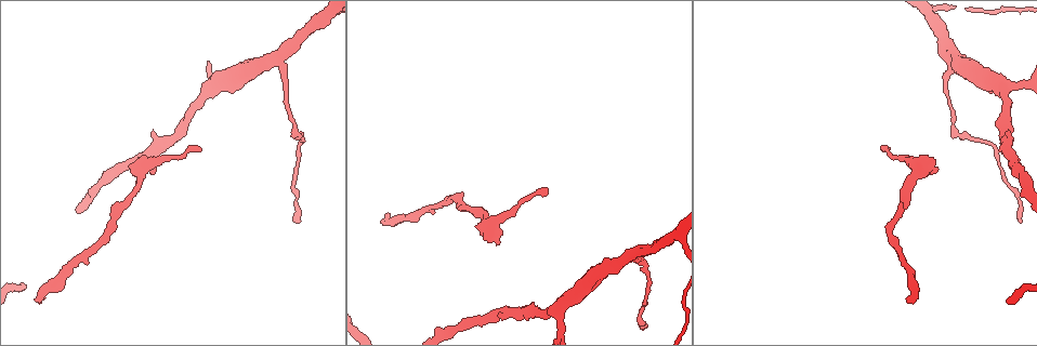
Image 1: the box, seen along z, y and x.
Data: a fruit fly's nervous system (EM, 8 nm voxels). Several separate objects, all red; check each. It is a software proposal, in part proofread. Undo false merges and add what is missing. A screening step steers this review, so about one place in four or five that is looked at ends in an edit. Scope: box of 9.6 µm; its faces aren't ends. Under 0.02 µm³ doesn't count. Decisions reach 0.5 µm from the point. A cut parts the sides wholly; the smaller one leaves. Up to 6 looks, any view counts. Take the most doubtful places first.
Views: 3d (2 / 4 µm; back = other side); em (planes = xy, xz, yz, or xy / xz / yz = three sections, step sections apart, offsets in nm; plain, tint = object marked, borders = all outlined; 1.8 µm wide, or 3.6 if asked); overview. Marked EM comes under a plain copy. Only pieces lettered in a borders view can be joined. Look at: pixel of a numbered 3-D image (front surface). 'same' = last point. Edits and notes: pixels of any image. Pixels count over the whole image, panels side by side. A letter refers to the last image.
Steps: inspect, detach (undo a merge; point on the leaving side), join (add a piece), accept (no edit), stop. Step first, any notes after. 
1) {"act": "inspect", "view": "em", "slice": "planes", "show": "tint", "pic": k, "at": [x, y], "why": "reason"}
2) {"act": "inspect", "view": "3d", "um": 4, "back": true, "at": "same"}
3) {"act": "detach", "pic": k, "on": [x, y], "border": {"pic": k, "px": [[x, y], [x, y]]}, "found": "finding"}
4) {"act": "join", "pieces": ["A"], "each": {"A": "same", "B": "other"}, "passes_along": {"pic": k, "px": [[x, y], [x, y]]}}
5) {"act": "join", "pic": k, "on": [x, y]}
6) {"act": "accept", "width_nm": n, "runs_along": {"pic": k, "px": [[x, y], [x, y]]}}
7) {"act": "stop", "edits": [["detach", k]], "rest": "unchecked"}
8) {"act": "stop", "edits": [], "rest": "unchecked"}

{"act": "inspect", "view": "3d", "um": 4, "pic": 1, "at": [387, 219], "why": "long arm stops here"}

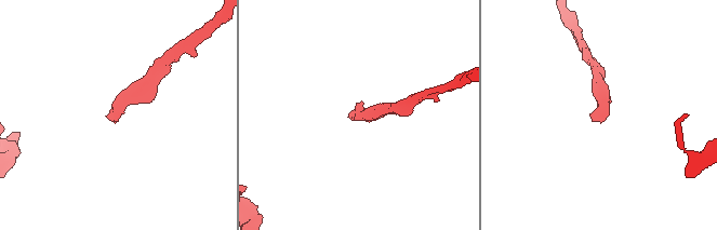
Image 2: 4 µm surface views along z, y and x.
{"act": "inspect", "view": "em", "slice": "planes", "show": "borders", "pic": 2, "at": [355, 110], "why": "shape alone is not enough"}

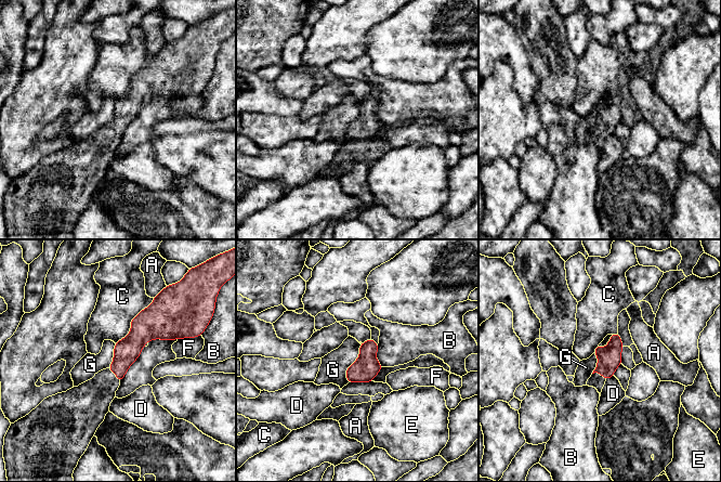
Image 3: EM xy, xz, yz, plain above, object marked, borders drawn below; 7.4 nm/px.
{"act": "accept", "each": {"A": "other", "B": "other", "C": "other", "D": "other", "E": "other", "F": "other", "G": "other"}, "border": {"pic": 3, "px": [[361, 344], [346, 369], [348, 381]]}, "found": "no lettered piece goes on from it"}

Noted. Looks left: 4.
{"act": "inspect", "view": "em", "slice": "planes", "show": "tint", "pic": 1, "at": [296, 136], "why": "sharp bend"}

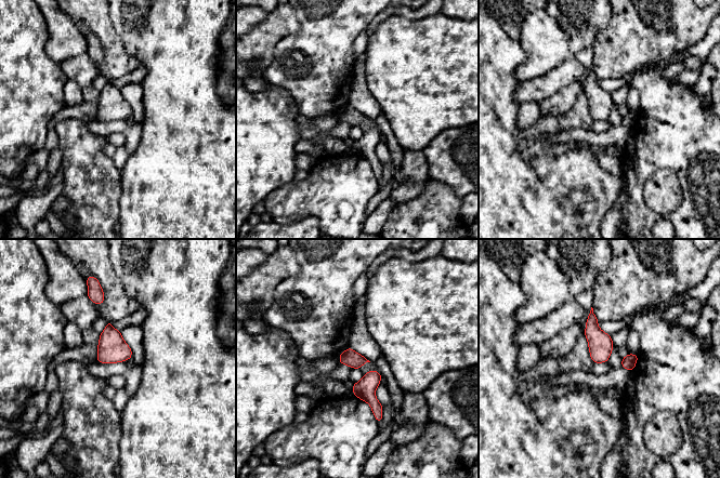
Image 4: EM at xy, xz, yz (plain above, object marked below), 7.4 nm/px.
{"act": "inspect", "view": "em", "slice": "planes", "show": "borders", "at": "same"}

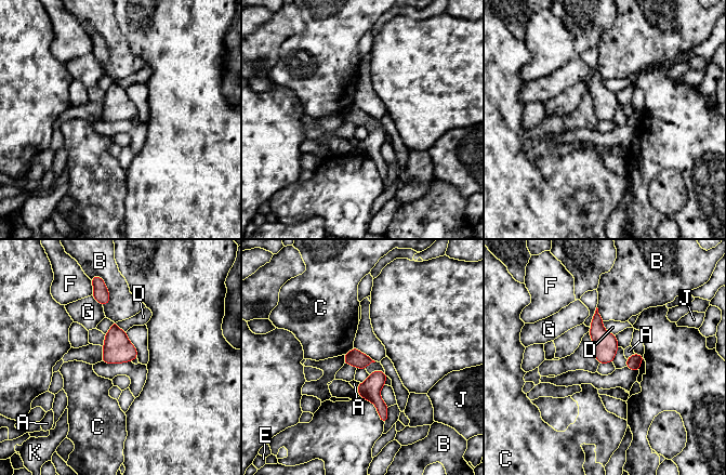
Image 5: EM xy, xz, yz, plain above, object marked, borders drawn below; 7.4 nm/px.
{"act": "accept", "longest_contact_nm": ["D", 150], "each": {"A": "other", "B": "other", "C": "other", "D": "other", "E": "other", "F": "other", "G": "other", "J": "other", "K": "other"}, "found": "one cell here"}

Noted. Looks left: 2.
{"act": "inspect", "view": "em", "slice": "planes", "show": "borders", "pic": 1, "at": [622, 264], "why": "side arm on a straight run"}

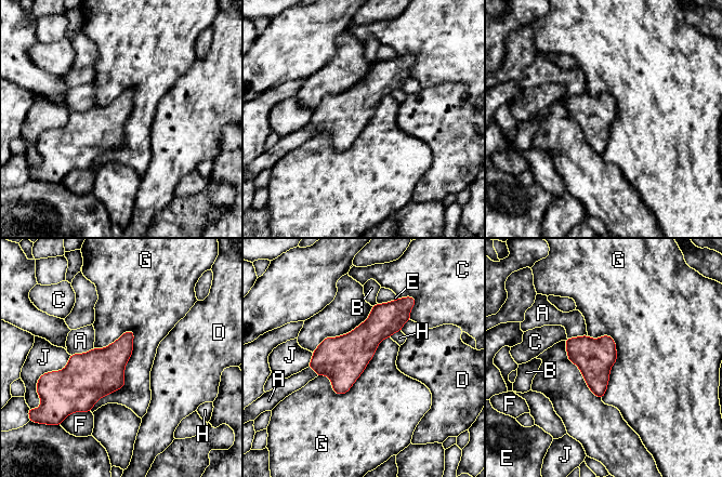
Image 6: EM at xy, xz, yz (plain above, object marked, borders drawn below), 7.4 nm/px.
{"act": "accept", "each": {"A": "other", "B": "other", "C": "other", "D": "other", "E": "other", "F": "other", "G": "other", "H": "other", "J": "other"}, "border": {"pic": 6, "px": [[133, 331], [125, 384], [90, 410]]}, "found": "all the same cell"}

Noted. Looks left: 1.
{"act": "stop", "edits": [], "rest": "unchecked"}

